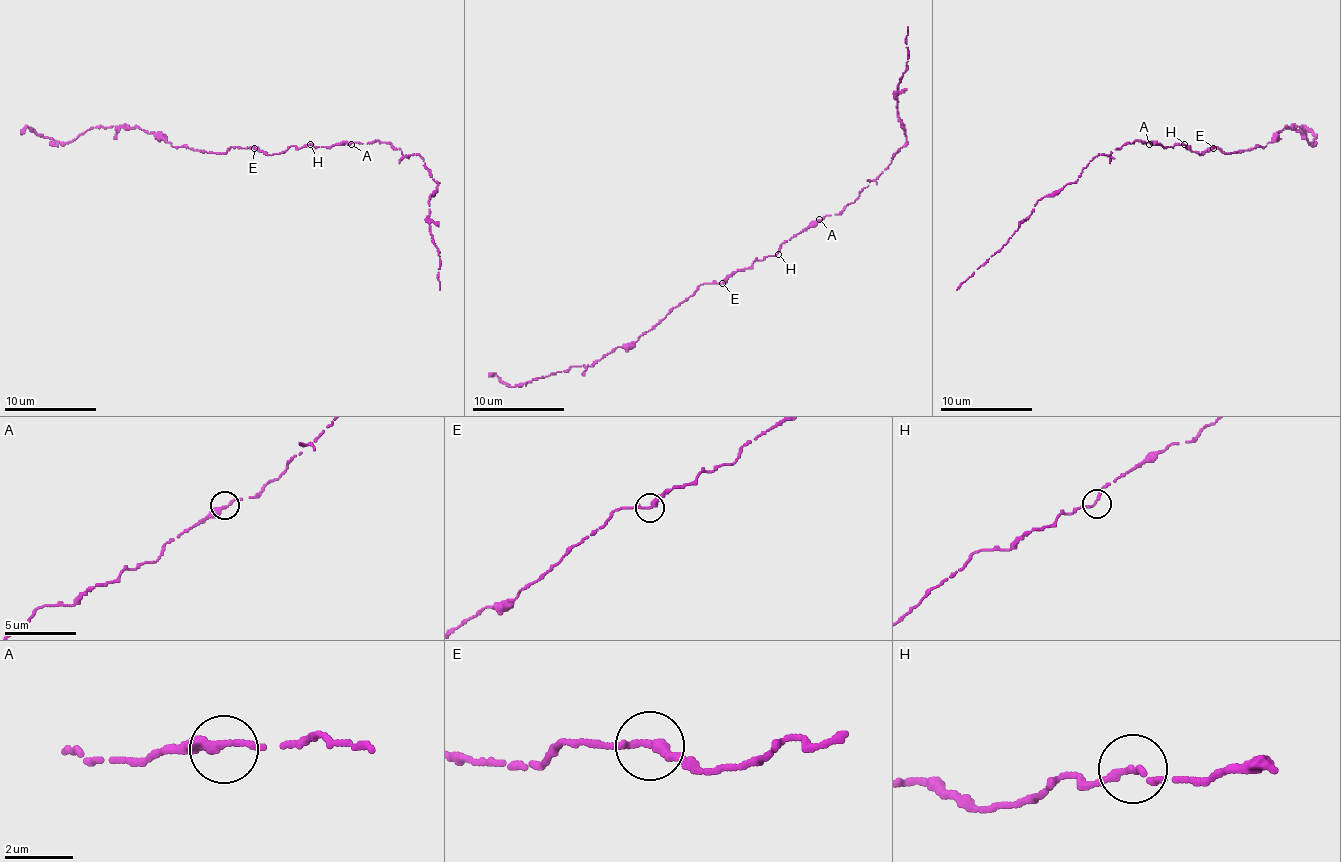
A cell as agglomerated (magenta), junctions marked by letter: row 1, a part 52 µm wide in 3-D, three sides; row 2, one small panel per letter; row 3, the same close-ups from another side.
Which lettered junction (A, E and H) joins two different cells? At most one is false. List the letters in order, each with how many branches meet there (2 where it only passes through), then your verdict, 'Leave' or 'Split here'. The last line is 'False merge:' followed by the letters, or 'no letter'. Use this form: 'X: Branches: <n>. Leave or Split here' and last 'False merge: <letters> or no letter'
A: Branches: 2. Leave
E: Branches: 2. Leave
H: Branches: 2. Leave
False merge: no letter

